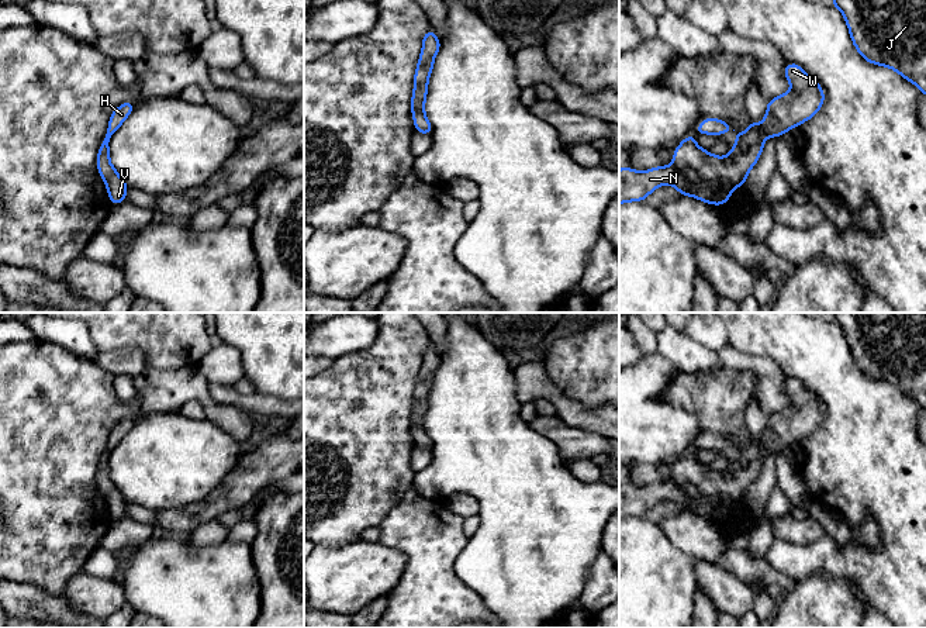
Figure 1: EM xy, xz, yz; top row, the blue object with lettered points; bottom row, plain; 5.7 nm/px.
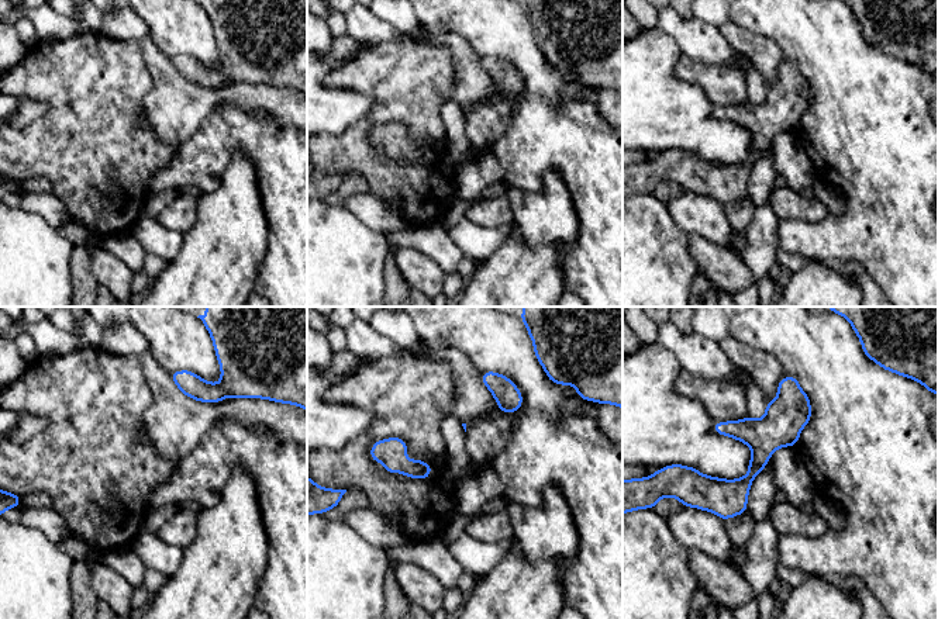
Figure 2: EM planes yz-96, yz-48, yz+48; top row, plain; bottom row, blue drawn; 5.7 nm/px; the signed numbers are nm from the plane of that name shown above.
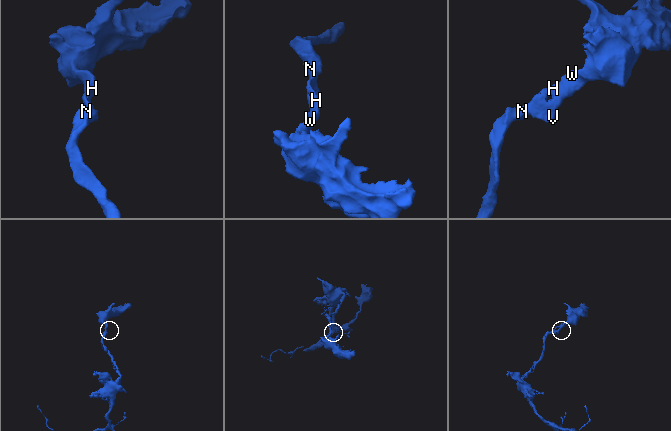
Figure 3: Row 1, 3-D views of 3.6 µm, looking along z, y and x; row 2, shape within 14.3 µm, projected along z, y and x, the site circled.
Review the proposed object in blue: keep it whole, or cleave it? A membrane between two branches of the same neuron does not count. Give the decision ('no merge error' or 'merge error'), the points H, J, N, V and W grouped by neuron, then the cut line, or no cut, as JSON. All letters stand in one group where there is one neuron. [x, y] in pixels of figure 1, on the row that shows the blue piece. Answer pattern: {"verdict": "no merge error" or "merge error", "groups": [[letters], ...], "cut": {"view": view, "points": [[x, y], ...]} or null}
{"verdict": "no merge error", "groups": [["H", "J", "N", "V", "W"]], "cut": null}

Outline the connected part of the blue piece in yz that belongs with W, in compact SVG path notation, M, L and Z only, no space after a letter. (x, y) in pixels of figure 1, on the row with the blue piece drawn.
M787 63L784 76L792 89L767 101L761 124L750 120L746 132L736 132L736 142L725 156L716 156L698 146L687 135L674 149L671 166L657 166L646 172L619 169L619 204L643 201L661 184L674 186L681 196L722 206L732 190L743 186L750 169L757 163L767 137L781 134L812 118L823 106L822 86L798 63Z

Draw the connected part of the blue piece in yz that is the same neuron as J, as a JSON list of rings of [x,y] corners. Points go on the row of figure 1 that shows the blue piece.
[[[832,0],[843,13],[857,52],[870,63],[887,66],[926,96],[926,0]]]

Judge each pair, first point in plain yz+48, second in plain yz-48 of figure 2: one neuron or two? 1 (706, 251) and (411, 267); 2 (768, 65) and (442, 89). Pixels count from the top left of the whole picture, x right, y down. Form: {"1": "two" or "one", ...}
{"1": "one", "2": "two"}

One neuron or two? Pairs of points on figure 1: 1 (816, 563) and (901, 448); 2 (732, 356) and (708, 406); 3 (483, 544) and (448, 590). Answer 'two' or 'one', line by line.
1: one
2: two
3: two

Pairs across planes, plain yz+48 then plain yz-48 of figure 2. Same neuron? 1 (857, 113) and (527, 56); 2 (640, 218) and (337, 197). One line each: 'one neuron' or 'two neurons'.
1: one neuron
2: two neurons

